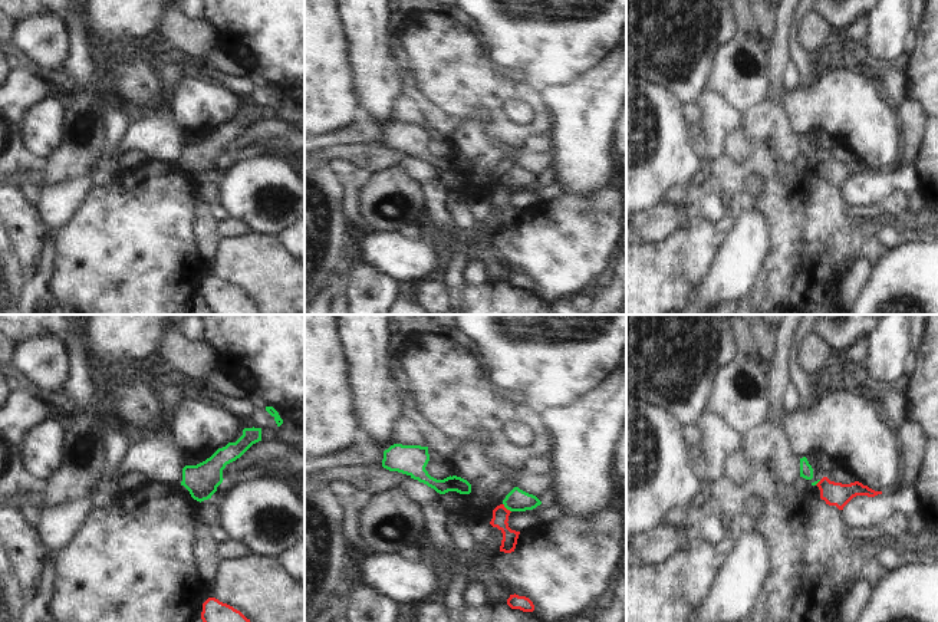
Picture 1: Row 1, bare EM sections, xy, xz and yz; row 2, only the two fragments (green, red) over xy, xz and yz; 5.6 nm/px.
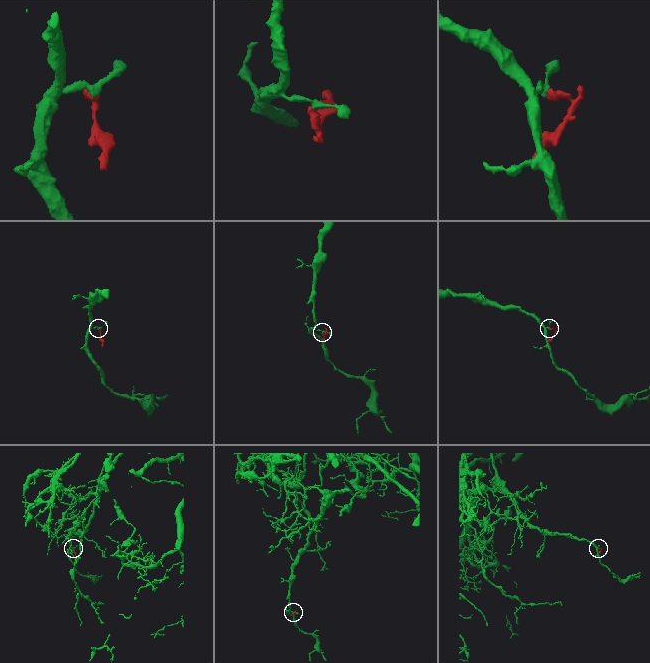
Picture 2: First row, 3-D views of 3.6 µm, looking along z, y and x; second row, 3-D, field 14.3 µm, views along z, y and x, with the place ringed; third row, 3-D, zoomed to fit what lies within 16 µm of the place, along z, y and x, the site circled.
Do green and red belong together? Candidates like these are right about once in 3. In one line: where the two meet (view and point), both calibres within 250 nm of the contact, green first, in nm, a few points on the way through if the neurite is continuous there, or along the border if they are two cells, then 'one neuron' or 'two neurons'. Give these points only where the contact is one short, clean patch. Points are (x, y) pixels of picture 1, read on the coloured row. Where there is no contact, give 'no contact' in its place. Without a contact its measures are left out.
xz (506, 507) | 130/100 nm | along xz (503, 503), (510, 512) | two neurons

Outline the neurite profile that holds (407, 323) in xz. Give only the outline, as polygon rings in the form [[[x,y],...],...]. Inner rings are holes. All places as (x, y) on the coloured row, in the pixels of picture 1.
[[[392,315],[392,320],[398,325],[398,332],[404,336],[411,333],[438,333],[450,338],[471,356],[480,359],[481,353],[477,345],[455,326],[441,325],[429,315]]]

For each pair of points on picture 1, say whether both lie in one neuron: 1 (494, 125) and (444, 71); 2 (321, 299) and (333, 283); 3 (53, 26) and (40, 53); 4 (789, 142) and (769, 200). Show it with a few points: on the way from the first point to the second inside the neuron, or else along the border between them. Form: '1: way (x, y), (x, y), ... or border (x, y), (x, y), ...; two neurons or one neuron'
1: way (494, 109), (460, 78); one neuron
2: way (325, 295), (332, 288); one neuron
3: way (46, 33), (43, 36), (43, 46); one neuron
4: way (774, 155), (770, 160), (770, 186); one neuron

